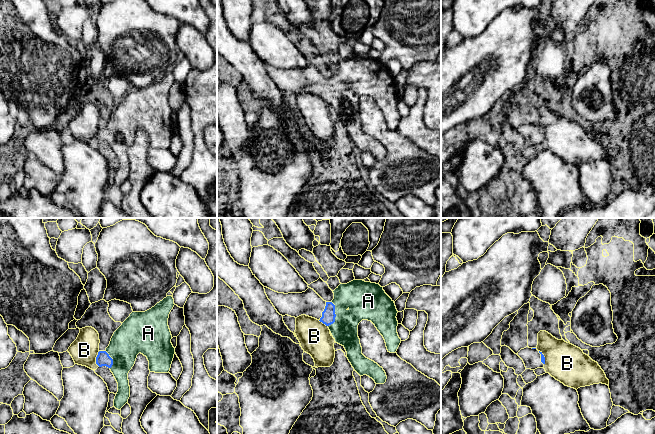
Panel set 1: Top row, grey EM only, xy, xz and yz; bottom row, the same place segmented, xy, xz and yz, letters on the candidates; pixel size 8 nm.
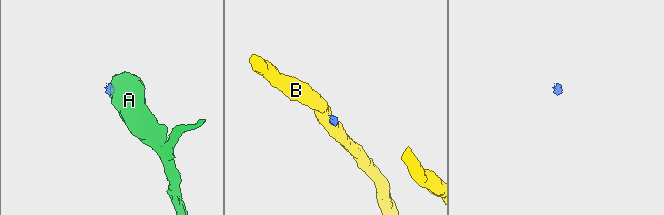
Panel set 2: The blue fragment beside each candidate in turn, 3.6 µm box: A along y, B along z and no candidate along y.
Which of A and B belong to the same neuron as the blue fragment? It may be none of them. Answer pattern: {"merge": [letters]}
{"merge": ["A"]}

